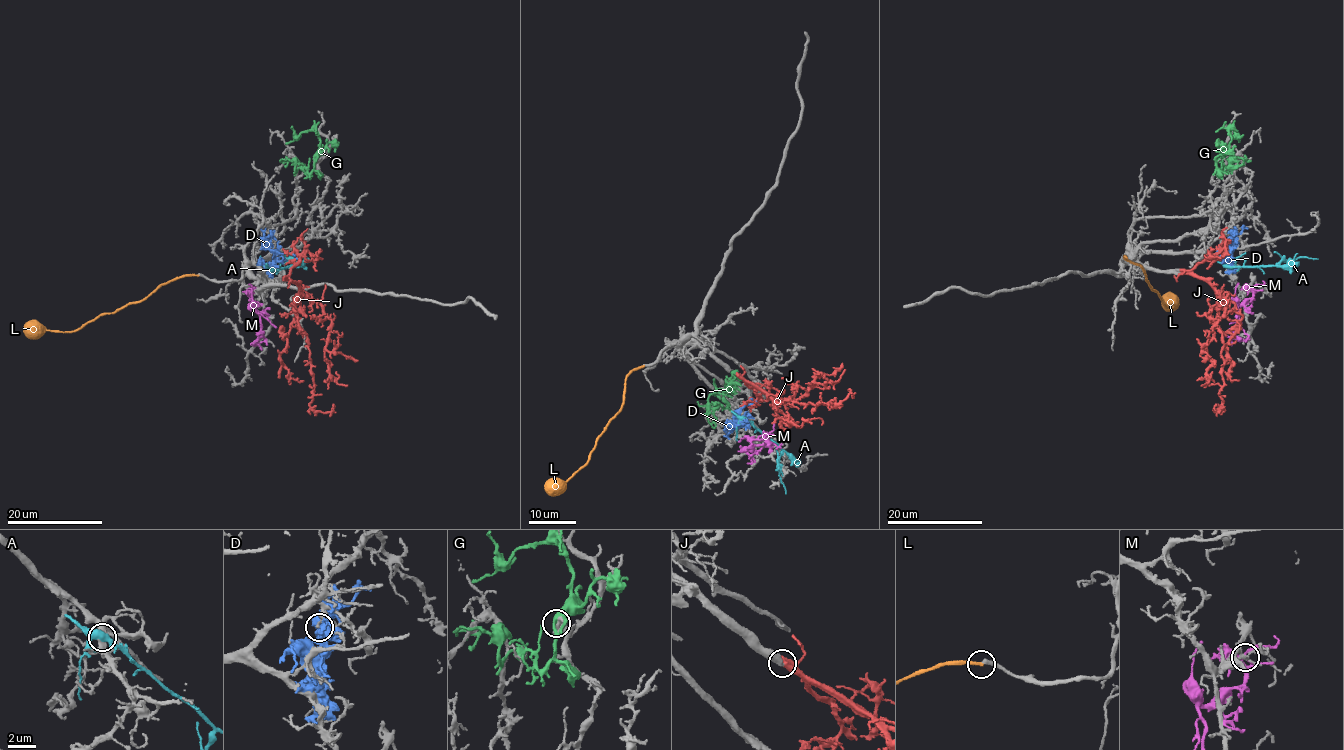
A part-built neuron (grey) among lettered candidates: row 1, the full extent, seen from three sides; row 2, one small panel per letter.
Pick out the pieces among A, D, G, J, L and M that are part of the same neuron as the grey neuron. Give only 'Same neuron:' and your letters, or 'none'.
Same neuron: J

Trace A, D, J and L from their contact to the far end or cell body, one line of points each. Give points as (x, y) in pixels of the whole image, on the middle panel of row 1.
A: (744, 419), (781, 450), (778, 469), (786, 494)
D: (729, 423), (742, 408), (756, 401)
J: (737, 375), (756, 385), (773, 402), (829, 403), (834, 408), (850, 393), (854, 397)
L: (643, 366), (631, 370), (627, 375), (620, 409), (609, 420), (585, 465), (555, 490), (545, 490)

